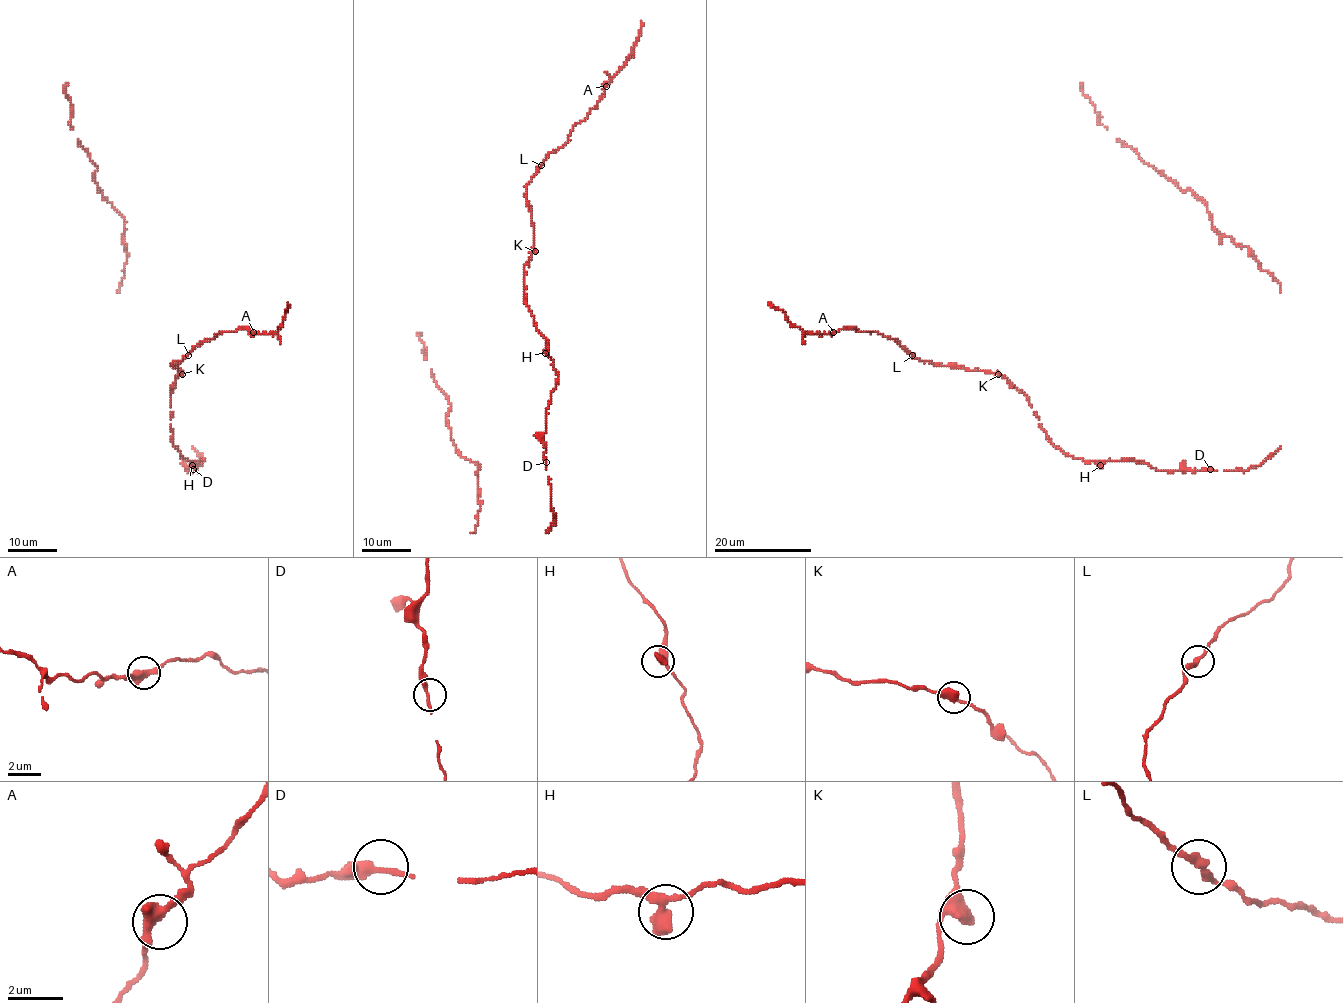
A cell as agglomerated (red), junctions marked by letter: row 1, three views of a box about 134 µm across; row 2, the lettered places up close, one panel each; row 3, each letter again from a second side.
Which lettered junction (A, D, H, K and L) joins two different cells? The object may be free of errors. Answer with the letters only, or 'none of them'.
none of them

